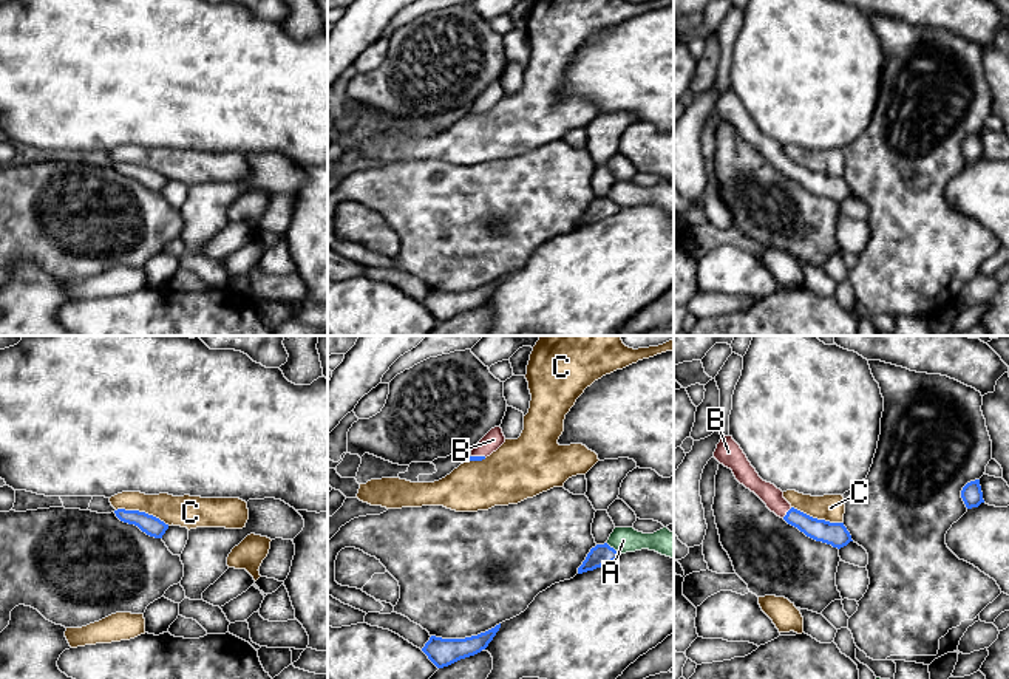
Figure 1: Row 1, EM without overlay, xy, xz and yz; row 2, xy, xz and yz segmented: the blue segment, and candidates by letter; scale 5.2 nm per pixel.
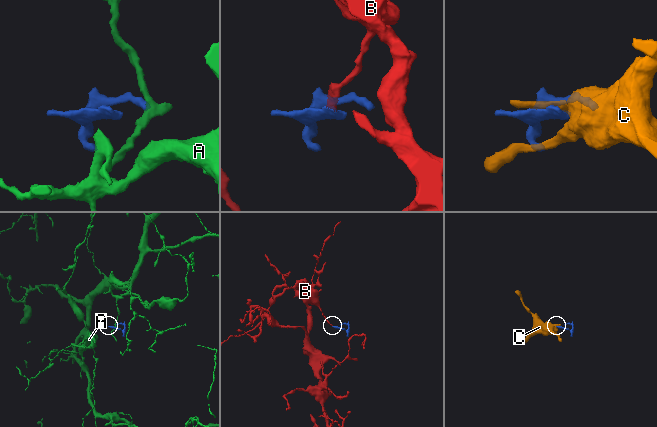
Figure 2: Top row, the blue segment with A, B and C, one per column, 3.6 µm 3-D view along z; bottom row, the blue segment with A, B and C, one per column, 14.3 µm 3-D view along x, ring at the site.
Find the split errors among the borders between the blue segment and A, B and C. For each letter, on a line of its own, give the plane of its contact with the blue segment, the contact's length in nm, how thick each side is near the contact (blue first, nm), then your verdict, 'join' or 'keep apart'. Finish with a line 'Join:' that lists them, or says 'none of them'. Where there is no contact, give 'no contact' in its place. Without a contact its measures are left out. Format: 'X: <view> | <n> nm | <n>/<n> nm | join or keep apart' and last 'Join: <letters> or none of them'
A: xz | 100 nm | 110/130 nm | keep apart
B: yz | 80 nm | 110/110 nm | join
C: xy | 300 nm | 100/170 nm | keep apart
Join: B

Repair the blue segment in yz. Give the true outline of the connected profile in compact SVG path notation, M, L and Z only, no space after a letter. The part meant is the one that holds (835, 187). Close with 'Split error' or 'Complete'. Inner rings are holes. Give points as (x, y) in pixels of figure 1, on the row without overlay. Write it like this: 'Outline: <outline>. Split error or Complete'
Outline: M725 90L717 97L714 111L731 122L736 133L746 142L754 145L766 161L777 170L783 172L788 178L797 181L807 190L831 198L833 201L844 201L851 193L850 186L844 176L830 176L825 173L813 172L797 162L794 162L785 152L783 145L774 138L763 135L756 122L748 114L746 108L740 99L732 93L732 90Z. Split error

